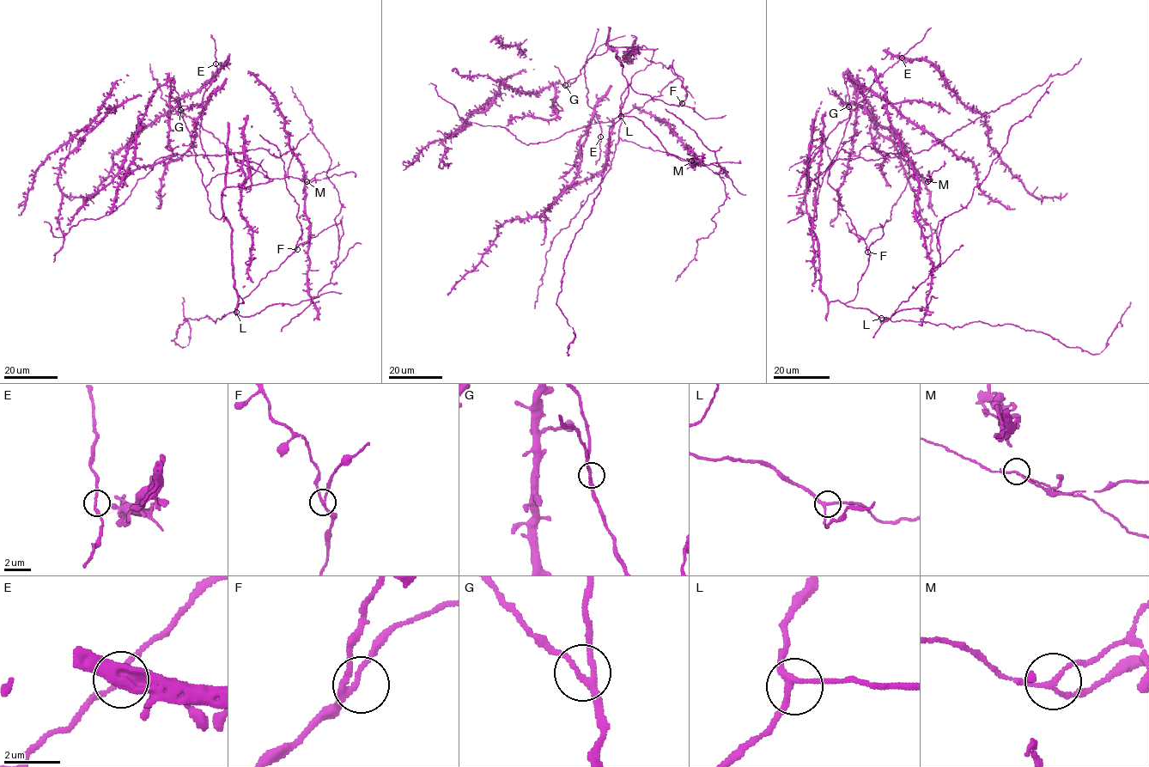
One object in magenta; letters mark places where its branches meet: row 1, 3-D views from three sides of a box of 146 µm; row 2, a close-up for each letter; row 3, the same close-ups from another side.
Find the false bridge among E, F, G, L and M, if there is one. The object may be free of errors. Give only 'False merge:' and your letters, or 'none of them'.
False merge: M

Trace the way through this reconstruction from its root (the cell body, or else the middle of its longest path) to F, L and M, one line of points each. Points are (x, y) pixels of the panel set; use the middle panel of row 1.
F: (618, 59), (623, 67), (622, 74), (634, 90), (668, 104), (682, 103)
L: (618, 59), (628, 85), (628, 96), (620, 109), (621, 116)
M: (618, 59), (617, 52), (606, 44), (653, 51), (651, 63), (632, 76), (621, 96), (618, 137), (691, 161)

